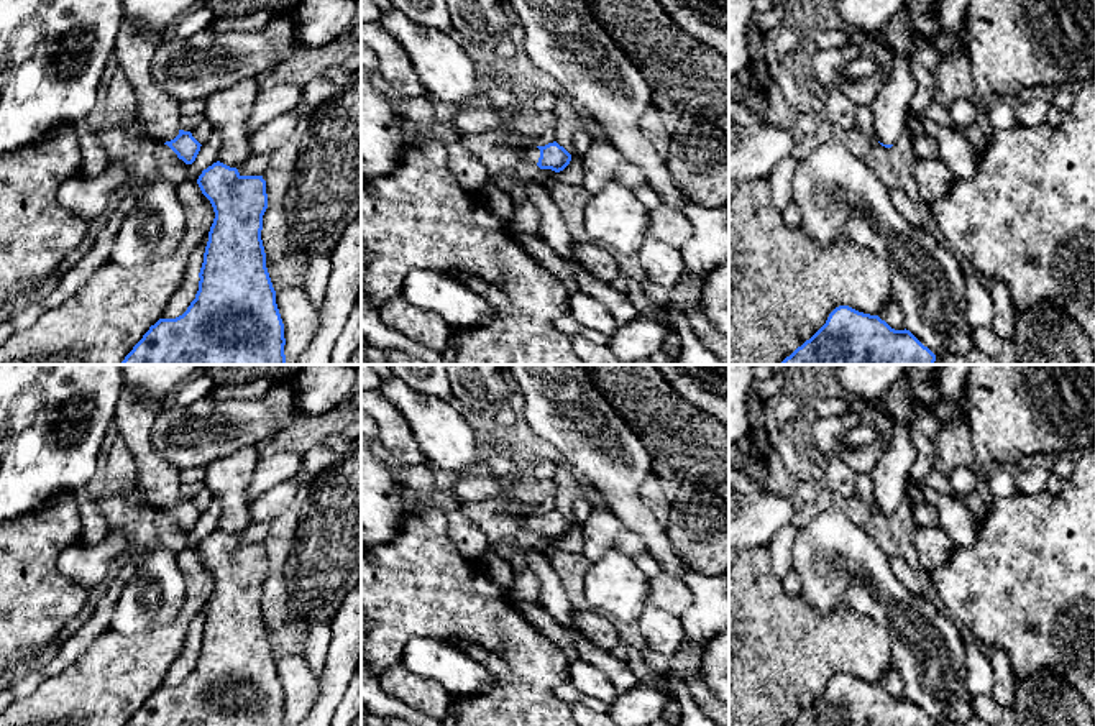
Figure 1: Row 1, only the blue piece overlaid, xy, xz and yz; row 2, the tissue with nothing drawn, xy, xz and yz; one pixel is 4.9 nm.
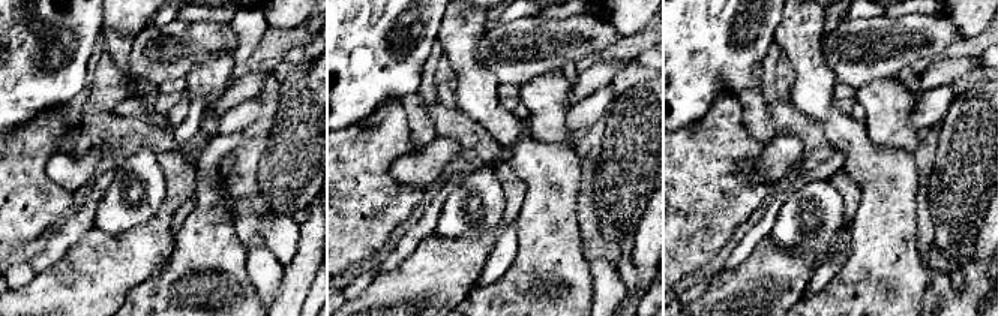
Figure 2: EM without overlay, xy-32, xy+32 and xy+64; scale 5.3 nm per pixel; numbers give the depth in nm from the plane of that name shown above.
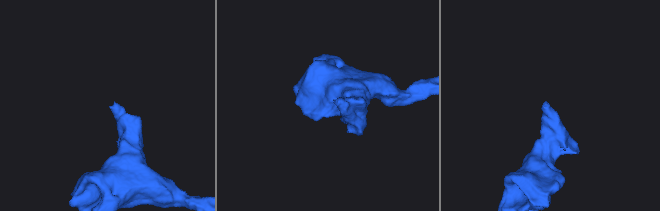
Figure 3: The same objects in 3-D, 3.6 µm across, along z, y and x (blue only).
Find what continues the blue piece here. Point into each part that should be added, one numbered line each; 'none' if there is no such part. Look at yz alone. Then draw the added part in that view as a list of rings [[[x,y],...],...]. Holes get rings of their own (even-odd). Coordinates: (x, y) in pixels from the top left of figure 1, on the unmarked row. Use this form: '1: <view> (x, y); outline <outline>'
1: yz (890, 477); outline [[[941,365],[939,396],[931,402],[914,399],[903,374],[883,394],[883,411],[893,424],[893,435],[878,465],[870,473],[877,509],[893,512],[906,498],[916,448],[911,440],[914,419],[921,412],[936,416],[942,402],[959,399],[972,365]]]

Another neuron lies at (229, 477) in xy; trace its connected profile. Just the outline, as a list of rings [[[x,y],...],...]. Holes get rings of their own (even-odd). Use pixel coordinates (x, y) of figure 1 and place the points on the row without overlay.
[[[248,445],[207,466],[204,485],[220,498],[218,529],[230,535],[238,535],[251,526],[248,488],[259,462],[259,447]]]

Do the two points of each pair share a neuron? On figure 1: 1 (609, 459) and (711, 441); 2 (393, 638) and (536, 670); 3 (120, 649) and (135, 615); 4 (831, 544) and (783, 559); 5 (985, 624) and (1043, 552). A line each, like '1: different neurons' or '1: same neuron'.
1: different neurons
2: same neuron
3: different neurons
4: different neurons
5: same neuron

